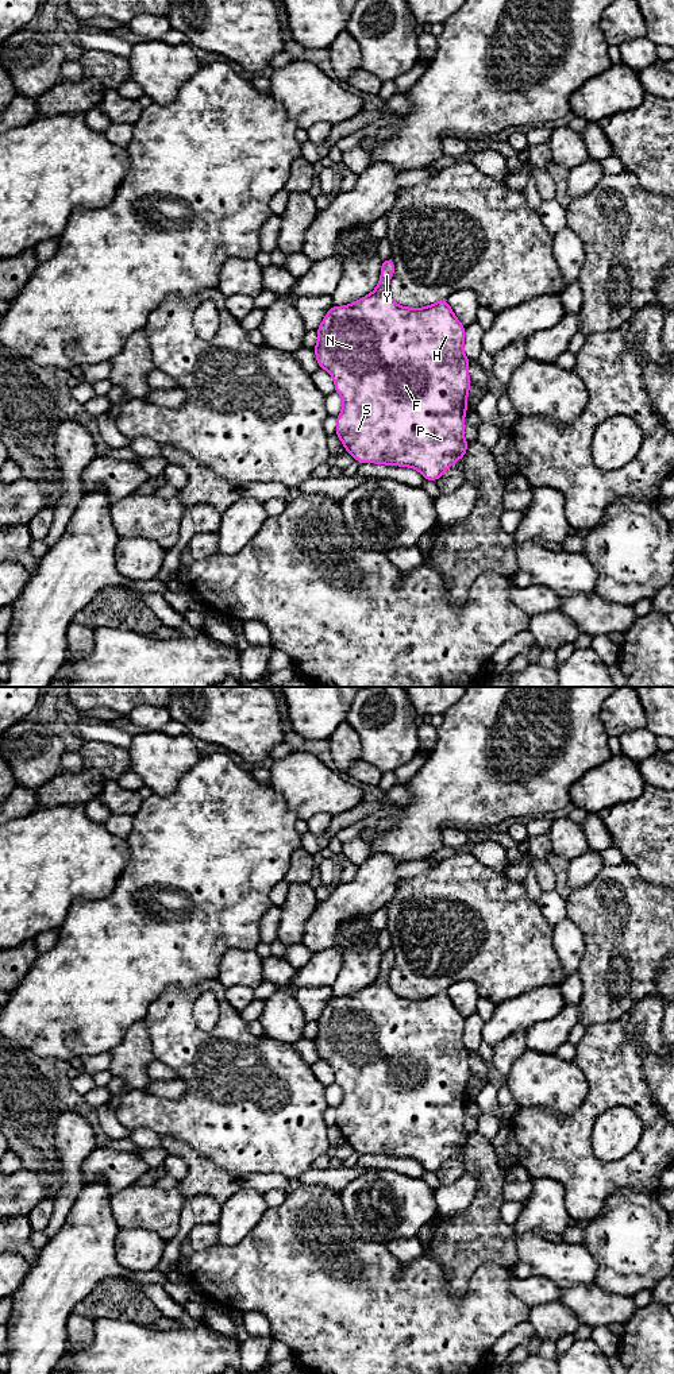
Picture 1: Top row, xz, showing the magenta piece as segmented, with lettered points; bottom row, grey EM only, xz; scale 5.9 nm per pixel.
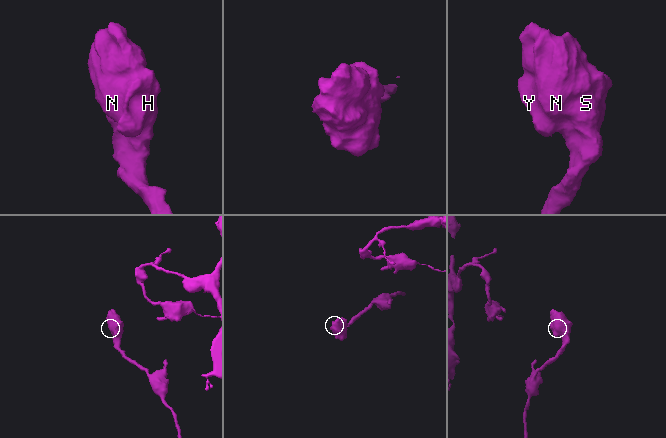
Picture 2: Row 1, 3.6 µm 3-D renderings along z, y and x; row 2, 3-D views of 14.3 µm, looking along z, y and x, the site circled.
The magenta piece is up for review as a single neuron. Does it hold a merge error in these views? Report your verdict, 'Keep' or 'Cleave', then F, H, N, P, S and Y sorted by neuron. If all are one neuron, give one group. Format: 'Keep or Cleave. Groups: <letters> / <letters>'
Keep. Groups: F H N P S Y

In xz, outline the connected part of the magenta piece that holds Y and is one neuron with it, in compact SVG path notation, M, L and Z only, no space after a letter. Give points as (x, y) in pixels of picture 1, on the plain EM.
M392 949L381 956L377 979L363 989L344 997L331 997L317 1022L313 1039L320 1060L330 1064L335 1082L343 1091L336 1108L336 1127L346 1142L359 1154L377 1154L416 1159L425 1172L438 1172L442 1165L465 1147L465 1104L470 1051L463 1043L465 1018L455 1008L447 991L425 999L397 996L389 987L389 972L394 965Z

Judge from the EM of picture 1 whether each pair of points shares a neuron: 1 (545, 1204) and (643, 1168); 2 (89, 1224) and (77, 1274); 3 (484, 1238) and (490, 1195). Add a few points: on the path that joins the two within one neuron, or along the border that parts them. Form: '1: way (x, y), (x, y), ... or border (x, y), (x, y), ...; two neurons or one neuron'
1: border (540, 1176), (563, 1187), (563, 1204), (573, 1219); two neurons
2: way (88, 1237), (77, 1262); one neuron
3: way (484, 1227), (485, 1205); one neuron

